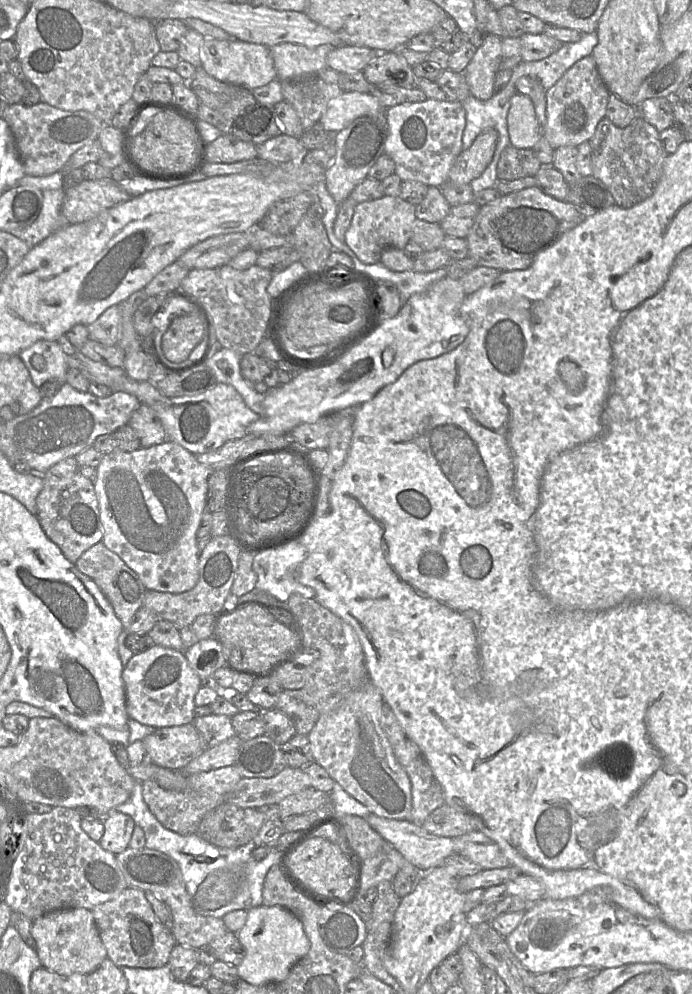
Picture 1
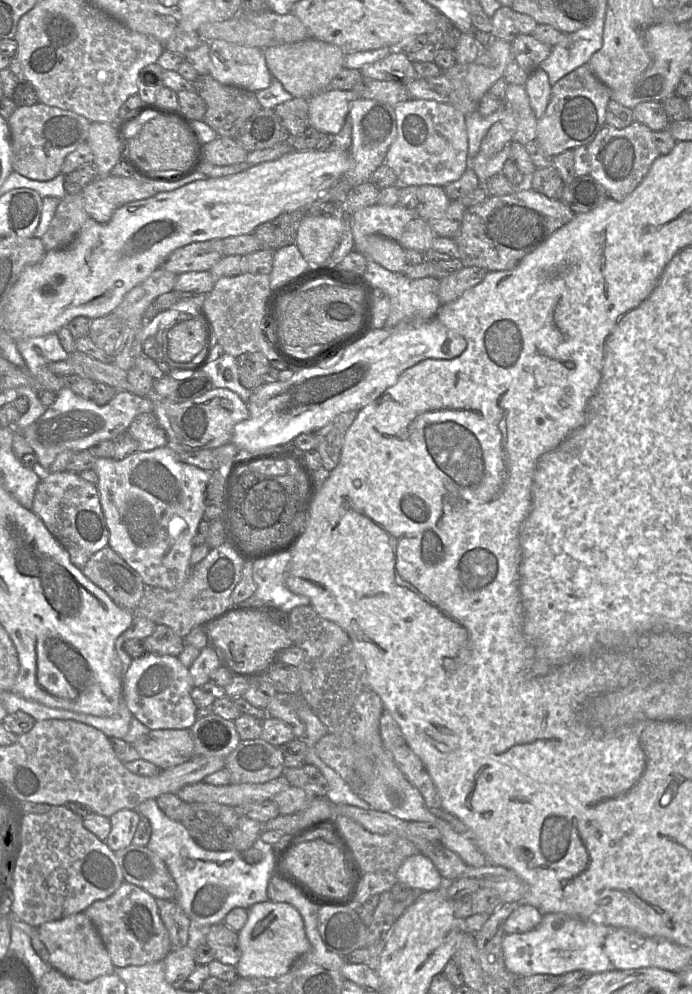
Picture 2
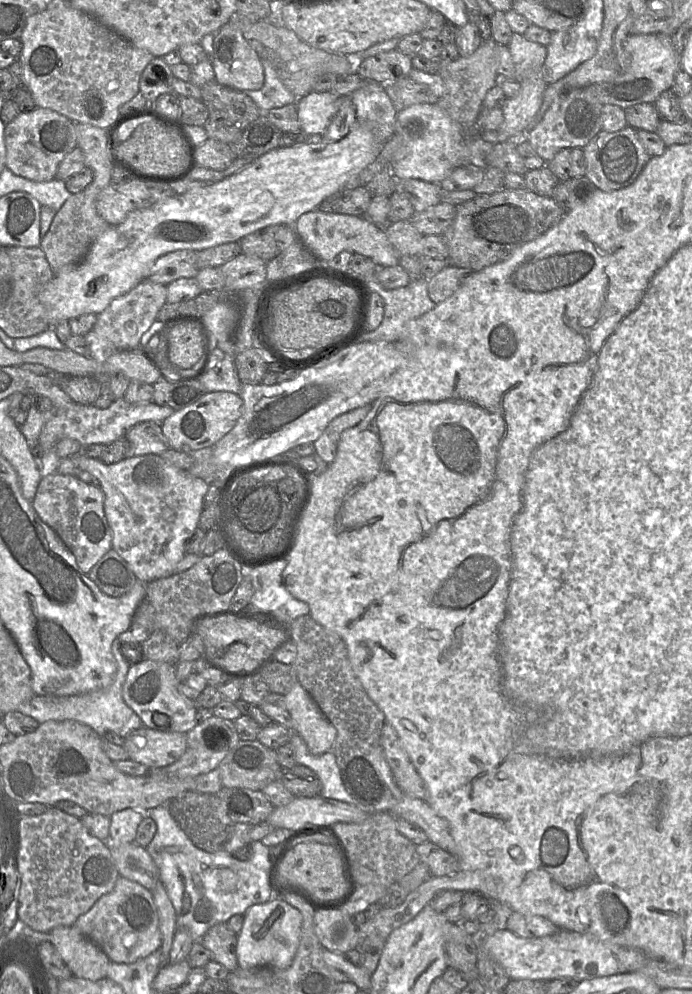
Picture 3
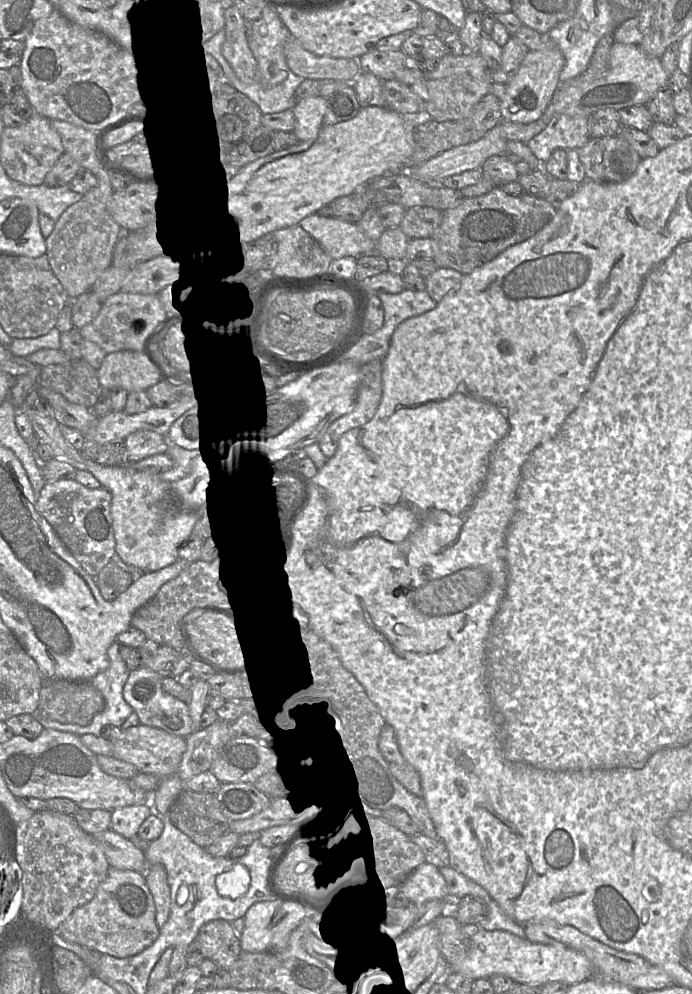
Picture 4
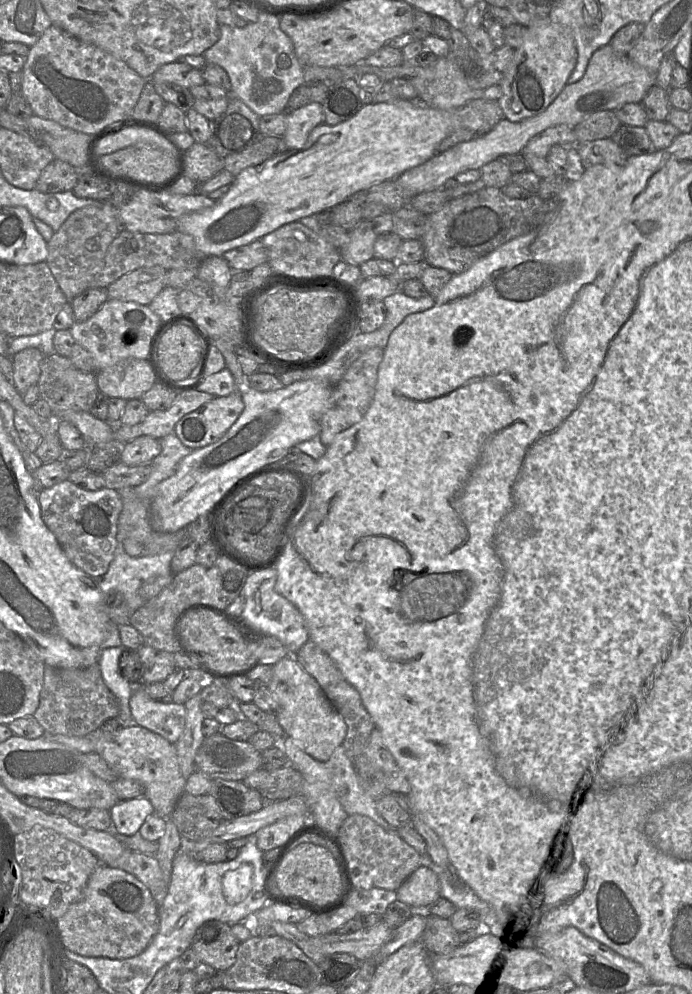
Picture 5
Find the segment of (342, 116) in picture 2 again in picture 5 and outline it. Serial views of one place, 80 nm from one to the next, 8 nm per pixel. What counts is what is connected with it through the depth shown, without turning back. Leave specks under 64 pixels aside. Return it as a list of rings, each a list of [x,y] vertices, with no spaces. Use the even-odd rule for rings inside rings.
[[[310,102],[287,113],[287,127],[283,135],[285,150],[301,148],[310,134],[324,122],[323,106],[319,102]]]

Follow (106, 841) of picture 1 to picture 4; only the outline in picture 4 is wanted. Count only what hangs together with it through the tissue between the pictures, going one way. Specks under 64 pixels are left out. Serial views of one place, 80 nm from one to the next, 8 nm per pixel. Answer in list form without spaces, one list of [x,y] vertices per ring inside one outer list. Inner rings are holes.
[[[150,802],[116,808],[111,811],[110,829],[127,839],[131,839],[150,815],[152,815]]]

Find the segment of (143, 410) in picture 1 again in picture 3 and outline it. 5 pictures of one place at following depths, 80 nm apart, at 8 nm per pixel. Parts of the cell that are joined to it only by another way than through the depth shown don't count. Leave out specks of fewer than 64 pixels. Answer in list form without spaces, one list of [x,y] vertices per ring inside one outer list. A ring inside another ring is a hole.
[[[145,421],[134,425],[128,430],[125,438],[130,443],[133,456],[160,455],[170,448],[161,425],[152,421]]]

